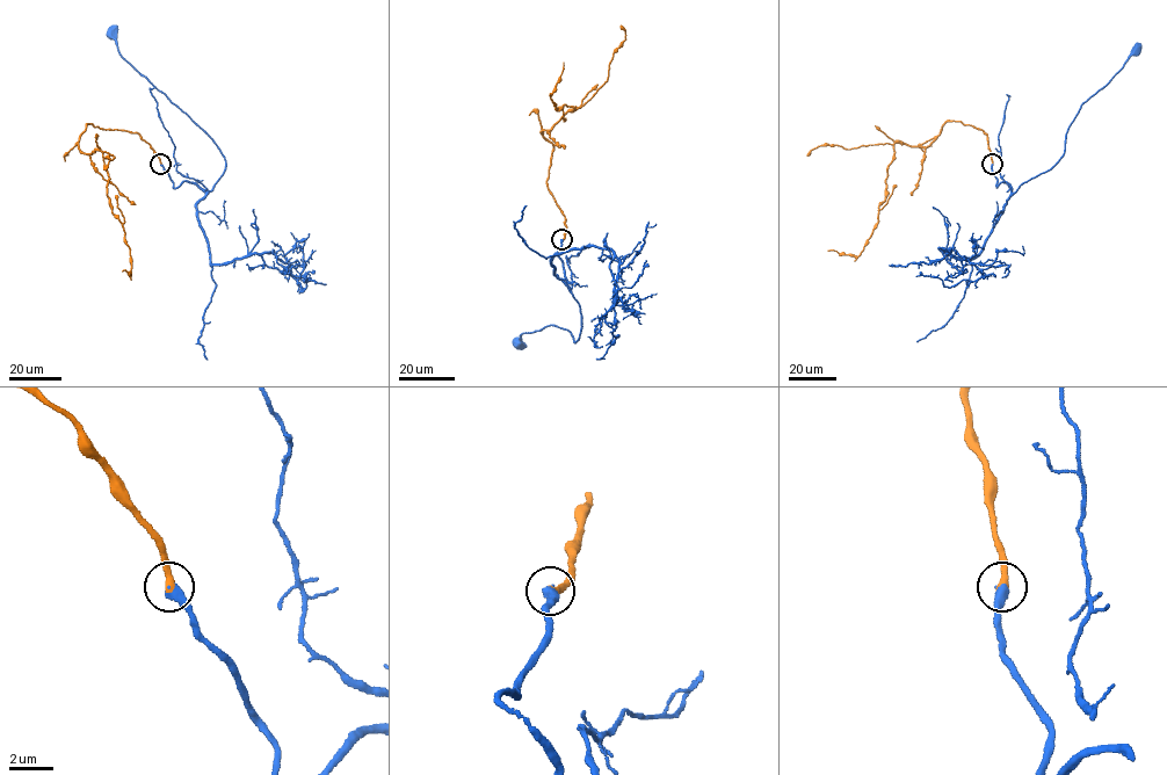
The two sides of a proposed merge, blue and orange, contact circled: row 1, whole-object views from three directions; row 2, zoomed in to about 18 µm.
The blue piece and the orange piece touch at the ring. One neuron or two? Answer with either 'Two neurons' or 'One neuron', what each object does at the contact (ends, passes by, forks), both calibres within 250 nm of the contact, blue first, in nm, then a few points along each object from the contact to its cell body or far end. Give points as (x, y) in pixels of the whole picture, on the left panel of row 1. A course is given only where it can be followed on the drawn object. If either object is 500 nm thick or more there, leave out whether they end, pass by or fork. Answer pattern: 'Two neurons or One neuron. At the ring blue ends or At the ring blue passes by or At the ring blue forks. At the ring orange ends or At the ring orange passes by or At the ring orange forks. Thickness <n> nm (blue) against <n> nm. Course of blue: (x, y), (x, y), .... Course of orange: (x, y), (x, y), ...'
One neuron. Thickness 500 nm (blue) against 380 nm. Course of blue: (160, 164), (174, 188), (187, 181), (207, 192), (222, 176), (226, 164), (212, 138), (122, 58), (113, 34). Course of orange: (160, 164), (137, 132), (87, 124), (78, 143), (102, 152), (130, 250), (131, 275), (122, 272)

